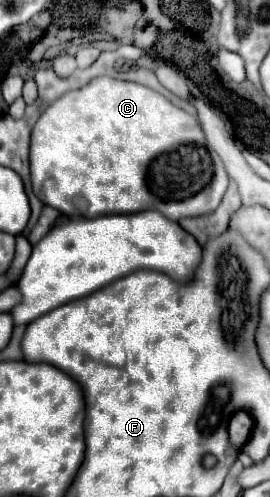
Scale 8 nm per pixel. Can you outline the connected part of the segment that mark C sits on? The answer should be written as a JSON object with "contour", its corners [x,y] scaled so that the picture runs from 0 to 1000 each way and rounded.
{"contour":[[[356,155],[170,215],[119,260],[111,332],[126,392],[244,437],[363,437],[570,421],[659,445],[793,425],[844,376],[837,348],[770,308],[756,268],[711,231],[533,171],[415,155]]]}

